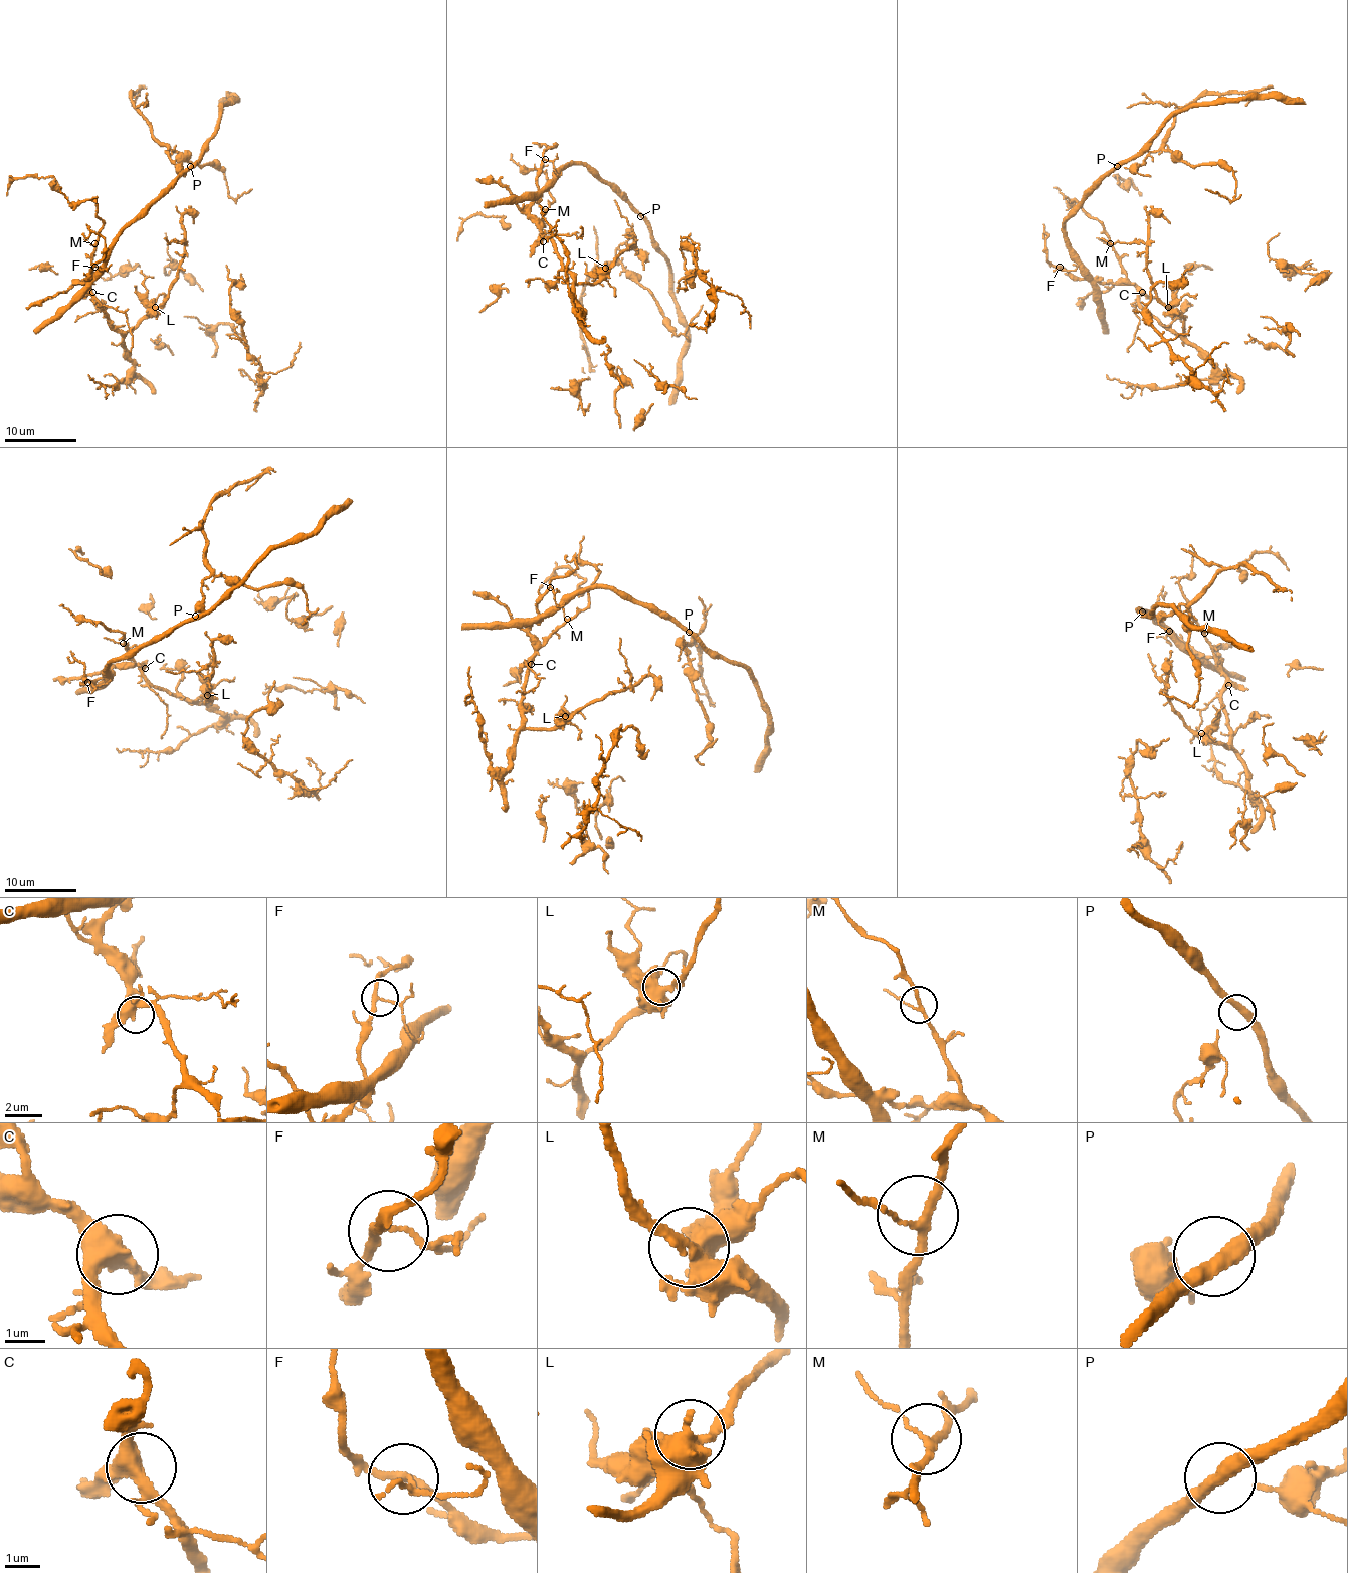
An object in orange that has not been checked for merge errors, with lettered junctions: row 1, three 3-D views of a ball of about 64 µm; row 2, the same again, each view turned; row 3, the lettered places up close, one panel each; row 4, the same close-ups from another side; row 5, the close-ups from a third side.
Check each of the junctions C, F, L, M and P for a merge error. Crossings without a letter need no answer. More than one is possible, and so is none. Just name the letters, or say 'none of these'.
none of these

